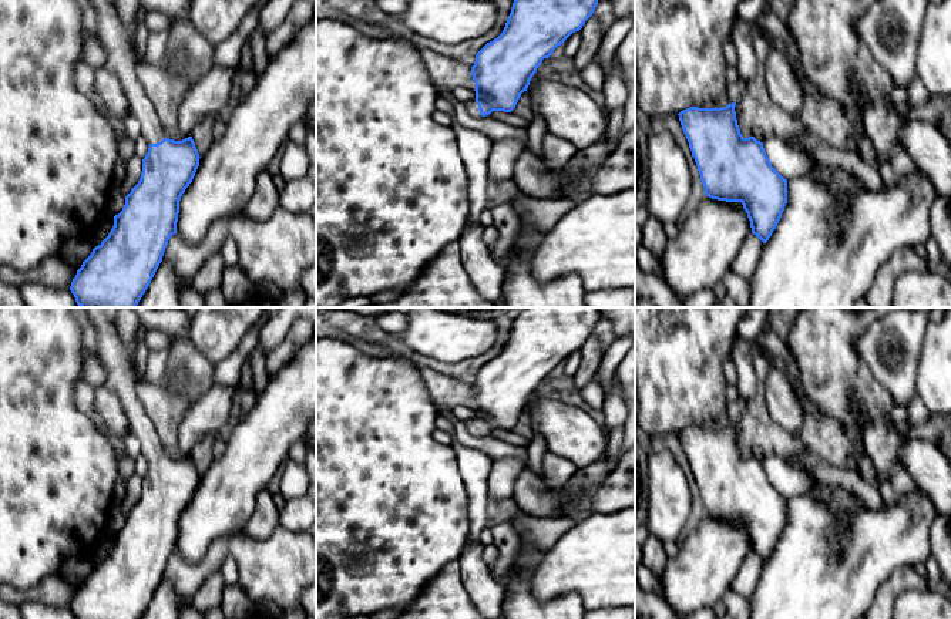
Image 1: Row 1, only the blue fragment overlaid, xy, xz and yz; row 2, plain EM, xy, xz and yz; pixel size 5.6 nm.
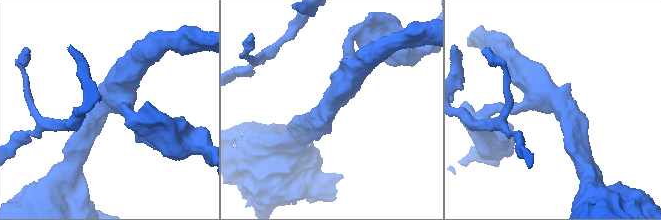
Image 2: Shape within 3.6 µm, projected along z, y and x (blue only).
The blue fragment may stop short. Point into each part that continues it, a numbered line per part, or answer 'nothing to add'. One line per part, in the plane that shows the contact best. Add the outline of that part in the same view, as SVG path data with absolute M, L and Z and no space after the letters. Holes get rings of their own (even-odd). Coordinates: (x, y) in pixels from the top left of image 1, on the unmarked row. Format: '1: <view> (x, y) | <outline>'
1: xz (471, 426) | M476 418L468 420L468 421L466 421L464 424L466 424L467 431L468 431L471 435L481 435Z

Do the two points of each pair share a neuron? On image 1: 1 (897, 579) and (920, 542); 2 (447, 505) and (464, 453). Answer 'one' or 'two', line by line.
1: two
2: two

